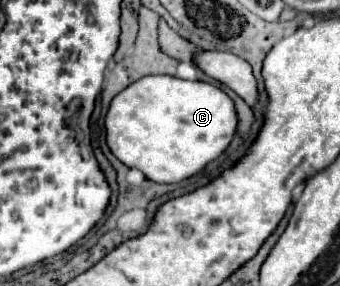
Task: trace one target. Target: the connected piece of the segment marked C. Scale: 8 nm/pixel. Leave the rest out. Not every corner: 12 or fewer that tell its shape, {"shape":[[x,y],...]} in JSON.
{"shape":[[144,77],[106,143],[150,181],[202,171],[236,133],[218,87]]}

